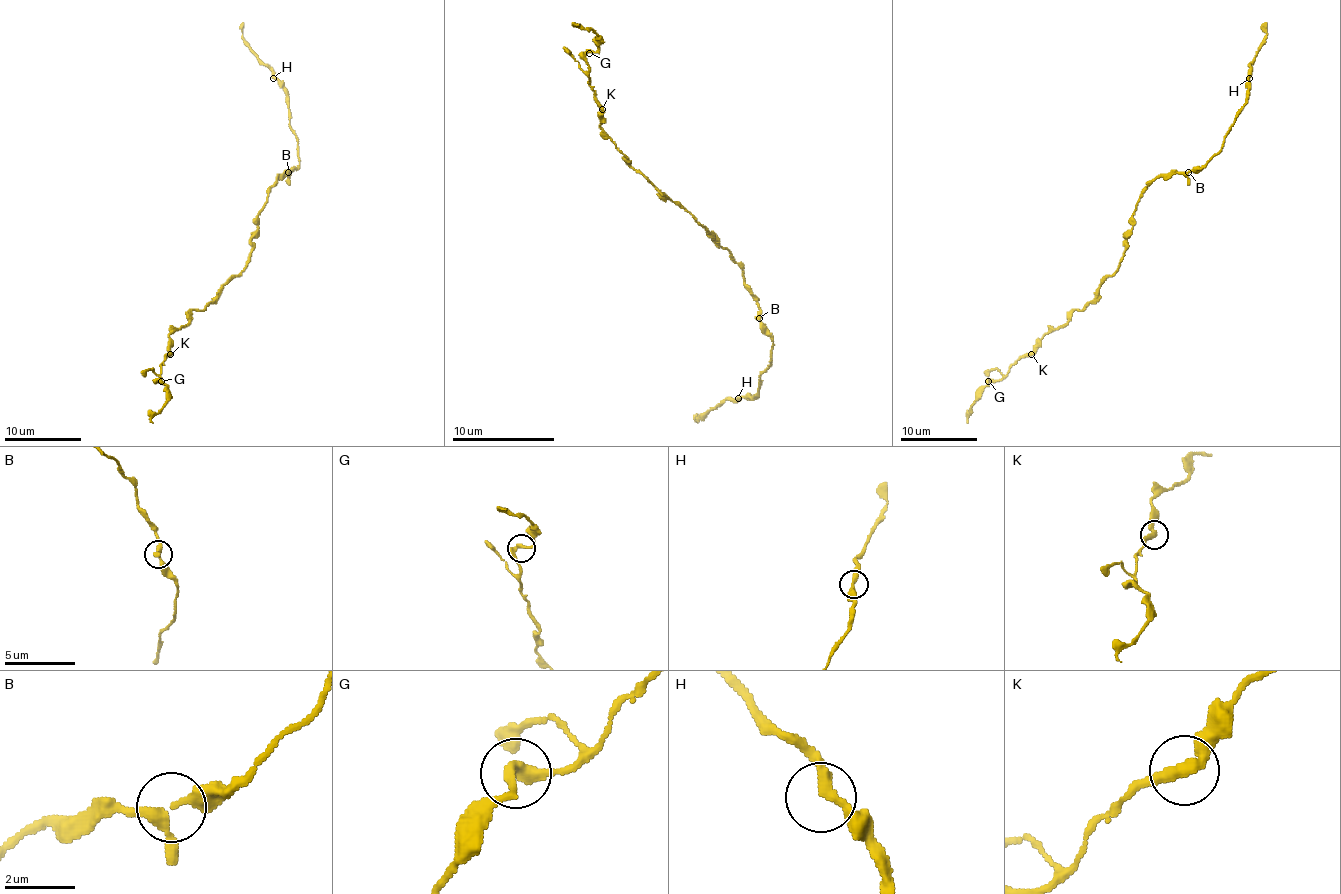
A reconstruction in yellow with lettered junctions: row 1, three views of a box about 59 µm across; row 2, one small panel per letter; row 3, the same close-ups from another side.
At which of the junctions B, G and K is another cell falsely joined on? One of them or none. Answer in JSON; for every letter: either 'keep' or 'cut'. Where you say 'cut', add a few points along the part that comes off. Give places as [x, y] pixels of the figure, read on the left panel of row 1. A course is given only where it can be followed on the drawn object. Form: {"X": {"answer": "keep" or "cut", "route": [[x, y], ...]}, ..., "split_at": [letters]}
{"B": {"answer": "keep"}, "G": {"answer": "keep"}, "K": {"answer": "keep"}, "split_at": []}

